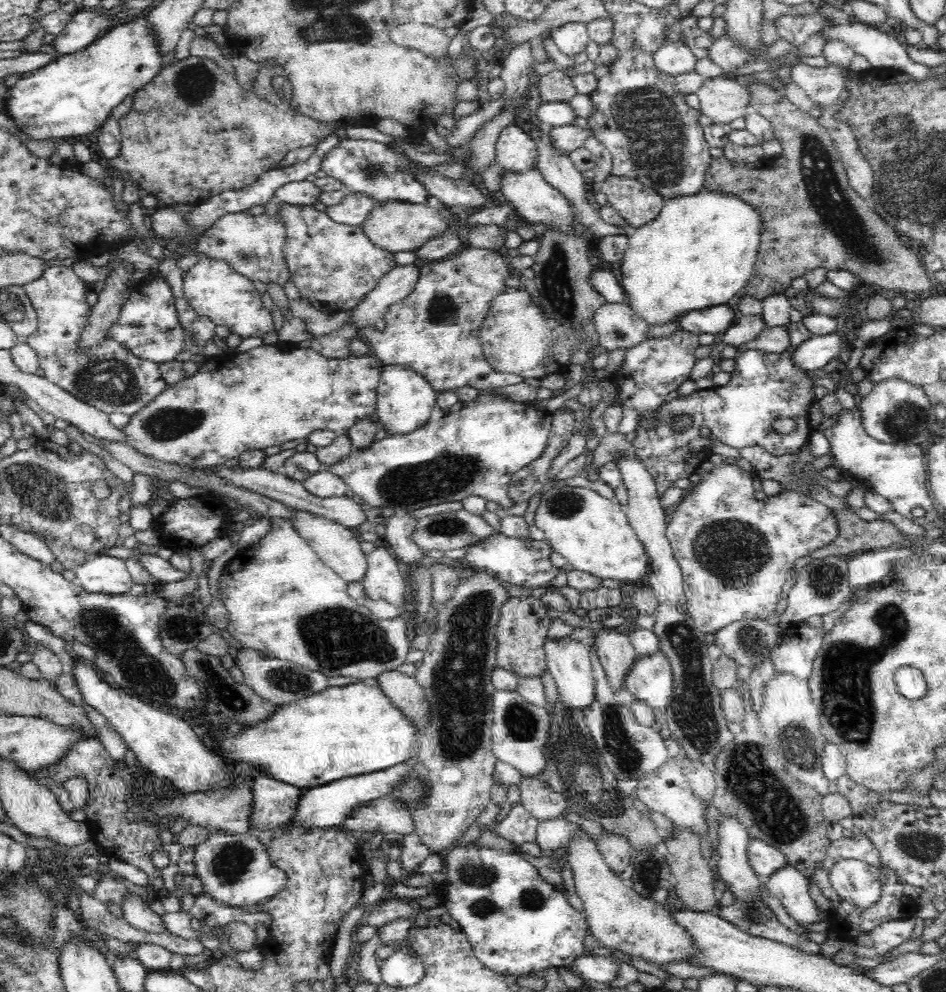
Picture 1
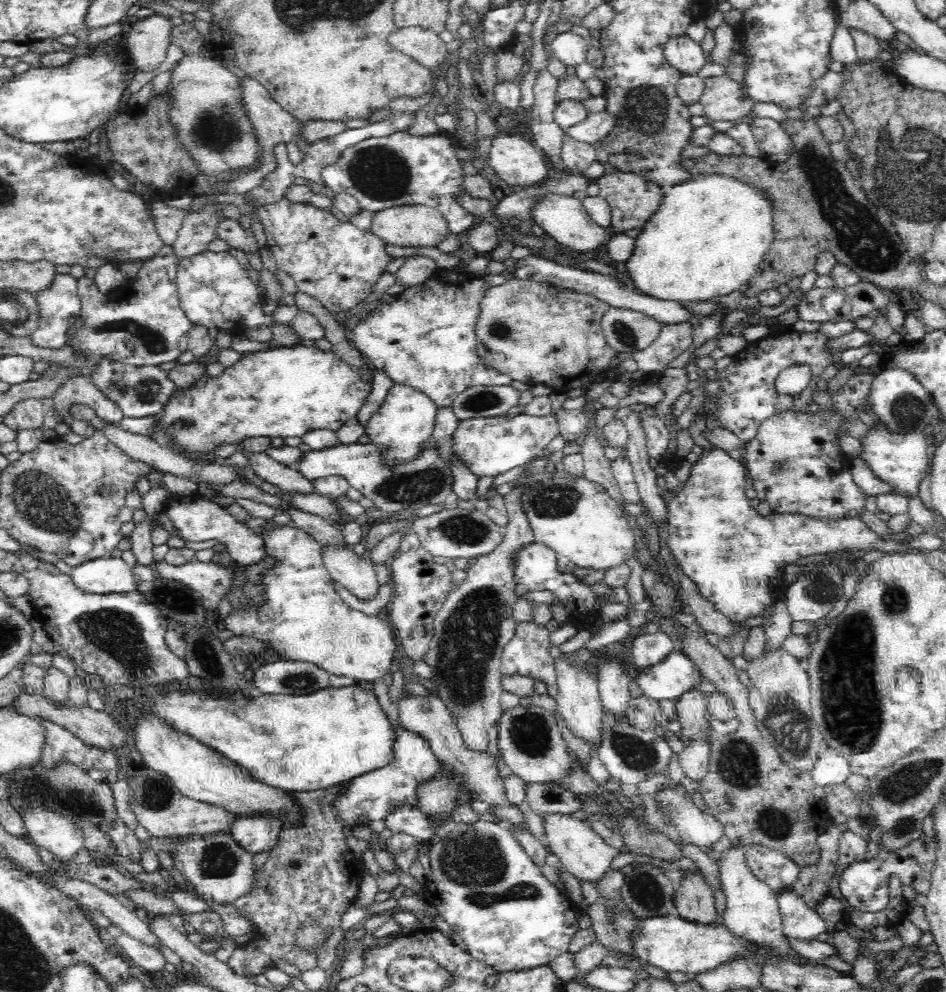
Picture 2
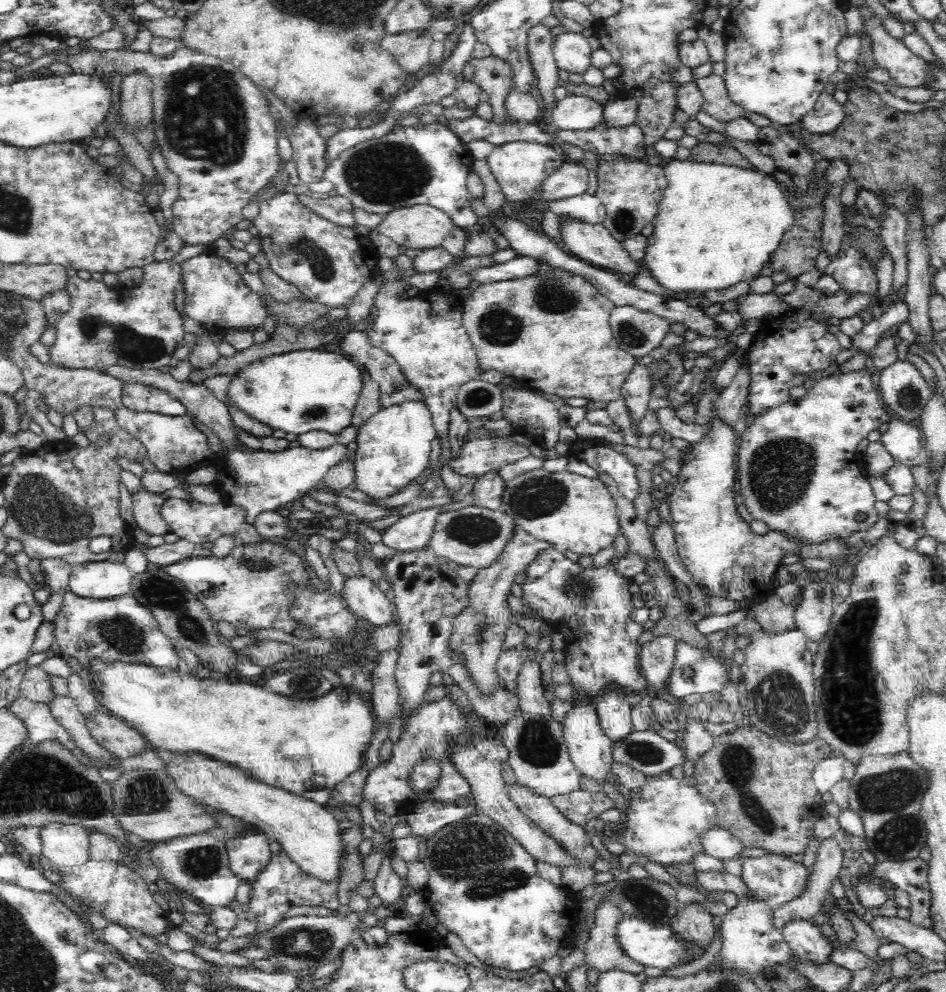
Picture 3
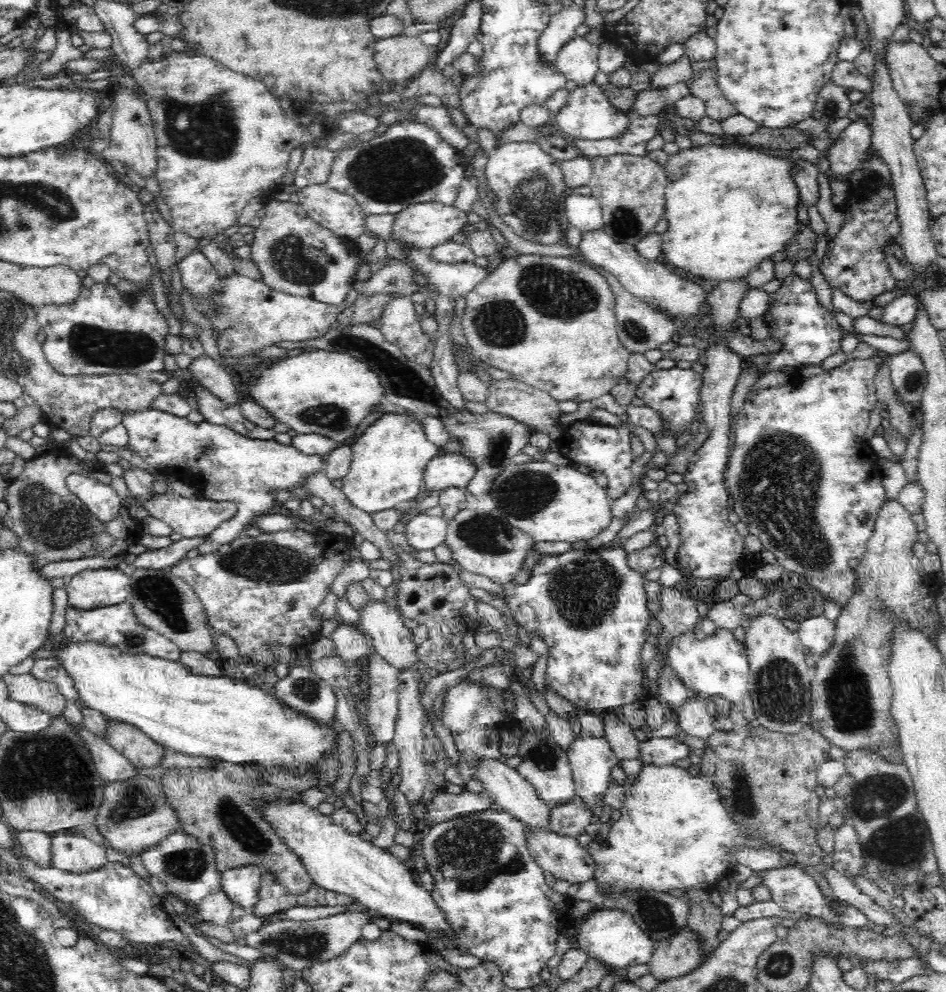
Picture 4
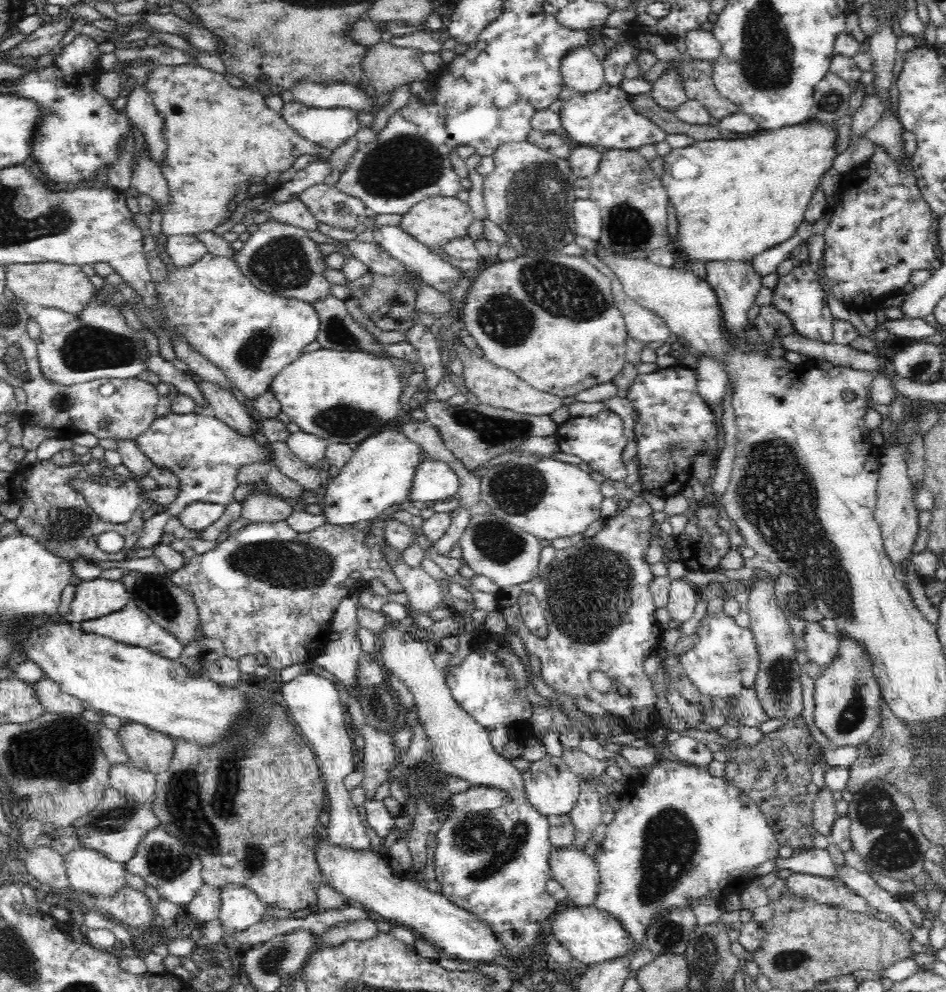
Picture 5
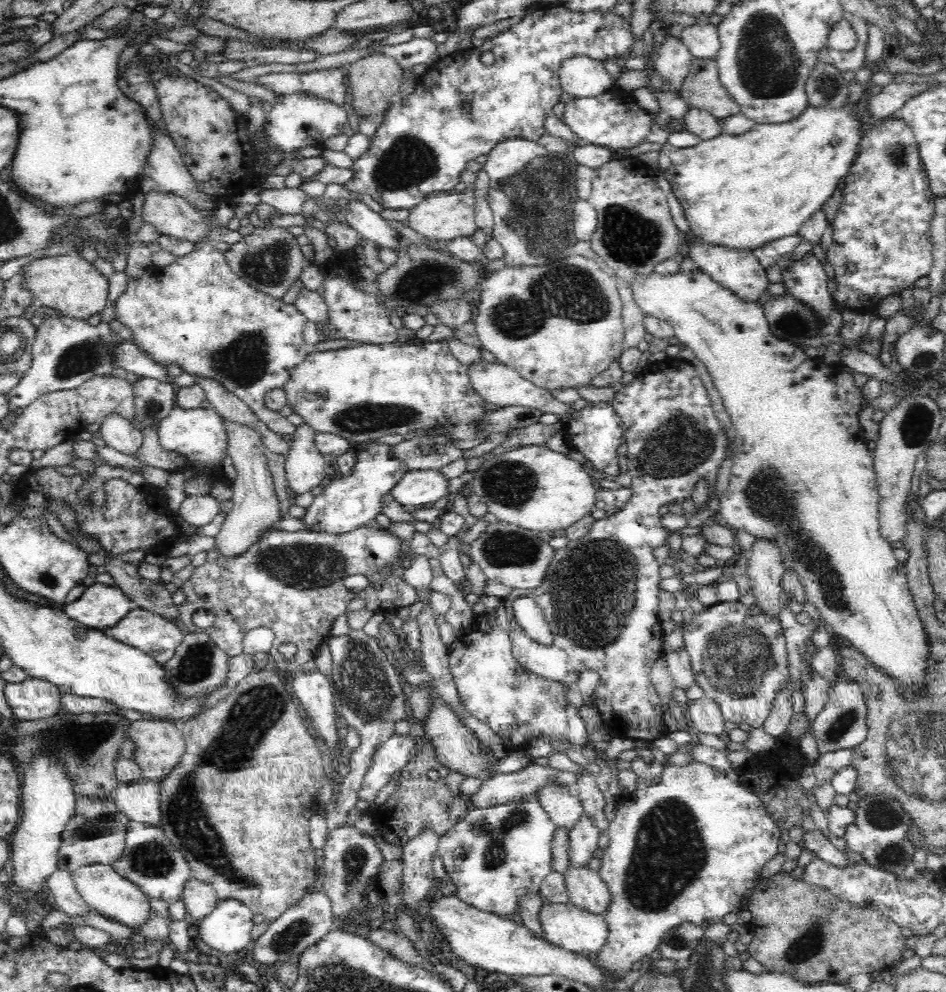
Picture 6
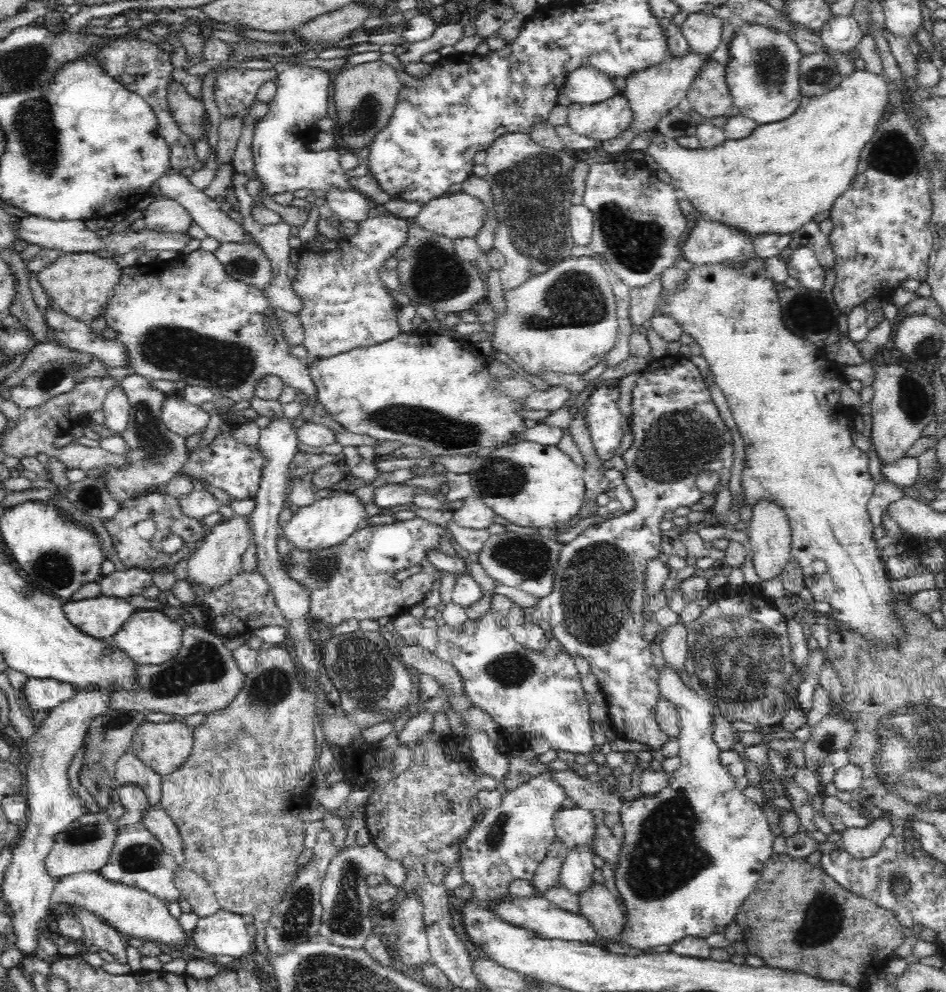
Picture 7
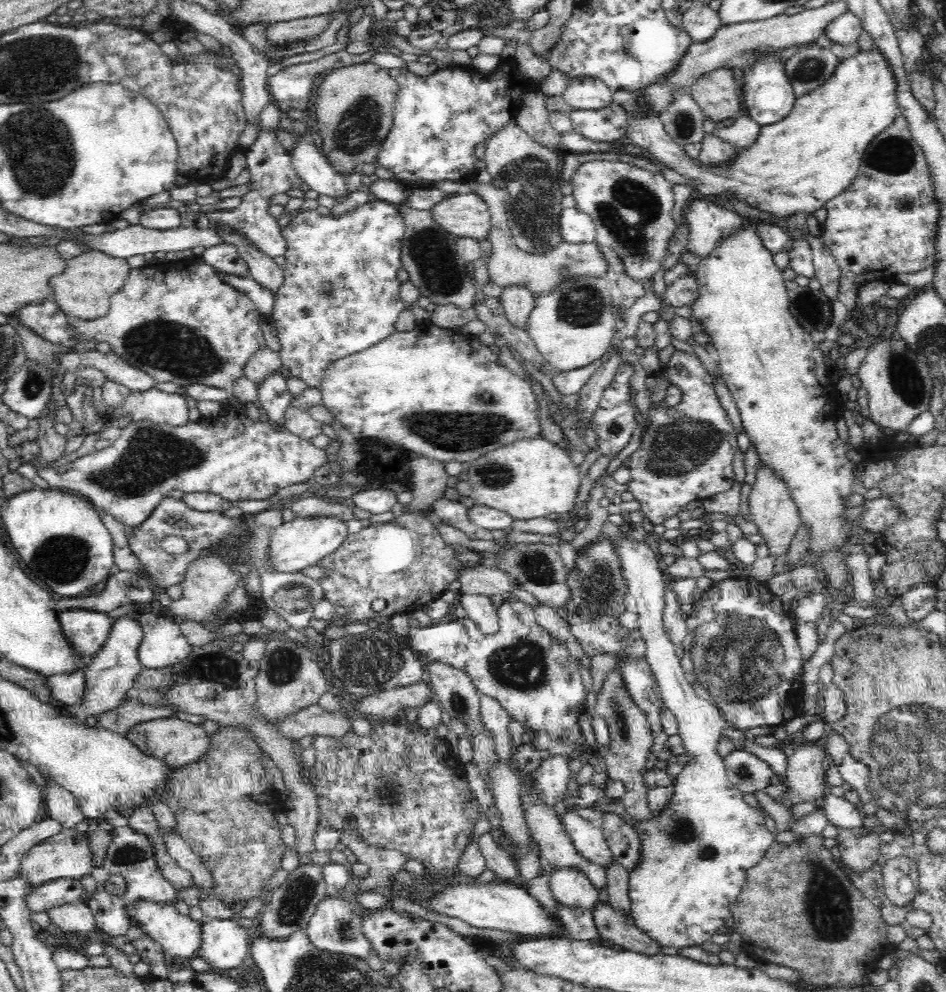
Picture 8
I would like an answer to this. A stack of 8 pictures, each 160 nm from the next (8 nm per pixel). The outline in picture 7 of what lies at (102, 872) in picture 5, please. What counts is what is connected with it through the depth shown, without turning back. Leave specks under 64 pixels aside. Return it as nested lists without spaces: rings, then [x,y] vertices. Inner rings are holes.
[[[98,871],[82,872],[56,880],[50,902],[57,911],[66,904],[86,909],[130,937],[176,946],[186,943],[186,934],[178,924],[178,919],[170,915],[168,903],[146,891],[107,881]]]

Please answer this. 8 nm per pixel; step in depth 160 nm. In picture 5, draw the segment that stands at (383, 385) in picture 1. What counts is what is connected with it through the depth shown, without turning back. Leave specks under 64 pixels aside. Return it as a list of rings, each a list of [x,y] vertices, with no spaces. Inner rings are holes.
[[[384,428],[372,437],[365,438],[354,449],[350,460],[339,470],[336,477],[326,479],[325,492],[323,495],[322,514],[329,521],[327,525],[352,527],[357,522],[374,520],[378,518],[386,508],[399,505],[404,500],[410,499],[410,486],[414,480],[414,472],[422,462],[422,447],[412,442],[404,431],[395,428]]]

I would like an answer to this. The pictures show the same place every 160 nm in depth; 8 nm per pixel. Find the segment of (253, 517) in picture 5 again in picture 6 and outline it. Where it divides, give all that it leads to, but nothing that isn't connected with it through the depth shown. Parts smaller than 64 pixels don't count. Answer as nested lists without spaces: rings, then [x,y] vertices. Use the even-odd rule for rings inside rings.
[[[230,421],[225,422],[225,430],[227,455],[232,457],[237,474],[234,482],[231,482],[233,507],[226,515],[220,533],[214,537],[216,538],[214,547],[229,559],[241,555],[262,536],[262,532],[280,520],[280,500],[274,491],[274,482],[265,457],[267,448],[259,432]]]

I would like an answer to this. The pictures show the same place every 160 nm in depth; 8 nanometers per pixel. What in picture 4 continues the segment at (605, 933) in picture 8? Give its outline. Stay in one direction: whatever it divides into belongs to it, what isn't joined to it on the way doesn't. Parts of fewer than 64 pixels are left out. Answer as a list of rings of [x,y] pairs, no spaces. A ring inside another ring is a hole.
[[[533,828],[527,837],[534,861],[556,879],[579,885],[594,877],[596,862],[574,837]]]

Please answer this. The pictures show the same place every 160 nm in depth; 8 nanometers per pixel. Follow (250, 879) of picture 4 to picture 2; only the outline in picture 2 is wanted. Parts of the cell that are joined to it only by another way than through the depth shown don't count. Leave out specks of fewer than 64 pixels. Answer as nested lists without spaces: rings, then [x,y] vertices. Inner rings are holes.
[[[238,816],[228,833],[239,848],[246,849],[254,856],[256,852],[270,852],[282,832],[284,830],[277,818]]]

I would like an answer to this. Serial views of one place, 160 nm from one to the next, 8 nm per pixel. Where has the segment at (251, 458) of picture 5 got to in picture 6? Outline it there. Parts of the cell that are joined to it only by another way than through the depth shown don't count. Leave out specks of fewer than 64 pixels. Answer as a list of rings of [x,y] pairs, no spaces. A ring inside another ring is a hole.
[[[175,407],[161,420],[157,433],[164,450],[179,452],[187,458],[185,466],[203,464],[205,469],[194,478],[186,479],[184,492],[186,496],[210,496],[210,490],[218,484],[214,473],[222,468],[222,460],[227,456],[227,434],[225,424],[213,408]]]

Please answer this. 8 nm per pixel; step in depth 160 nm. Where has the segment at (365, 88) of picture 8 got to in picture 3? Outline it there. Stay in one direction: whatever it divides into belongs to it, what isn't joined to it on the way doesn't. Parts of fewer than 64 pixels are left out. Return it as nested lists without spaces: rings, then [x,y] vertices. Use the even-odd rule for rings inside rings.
[[[411,30],[393,35],[387,34],[382,39],[381,46],[394,58],[395,64],[409,74],[422,70],[429,64],[433,42],[430,31]]]

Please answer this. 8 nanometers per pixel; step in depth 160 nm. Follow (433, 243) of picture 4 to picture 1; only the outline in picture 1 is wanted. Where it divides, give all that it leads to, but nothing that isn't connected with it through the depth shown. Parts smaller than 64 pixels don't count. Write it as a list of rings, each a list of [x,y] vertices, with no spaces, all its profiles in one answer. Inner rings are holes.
[[[384,201],[375,206],[361,224],[370,242],[376,247],[397,252],[413,252],[421,248],[429,238],[442,234],[448,228],[450,217],[428,205],[412,205],[404,201]]]

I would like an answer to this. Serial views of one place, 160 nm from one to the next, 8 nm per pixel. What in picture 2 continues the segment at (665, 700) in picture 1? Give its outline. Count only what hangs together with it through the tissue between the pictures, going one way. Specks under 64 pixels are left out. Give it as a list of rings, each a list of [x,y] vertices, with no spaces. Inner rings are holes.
[[[672,651],[658,664],[638,670],[634,676],[642,694],[654,700],[676,700],[704,679],[689,655]]]

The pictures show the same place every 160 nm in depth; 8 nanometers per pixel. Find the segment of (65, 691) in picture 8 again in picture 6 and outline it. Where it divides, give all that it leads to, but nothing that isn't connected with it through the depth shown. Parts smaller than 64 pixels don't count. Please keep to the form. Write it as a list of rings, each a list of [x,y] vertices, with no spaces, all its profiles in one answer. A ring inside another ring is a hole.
[[[27,677],[22,682],[7,682],[4,685],[4,696],[12,718],[36,721],[58,715],[62,692],[51,682]]]

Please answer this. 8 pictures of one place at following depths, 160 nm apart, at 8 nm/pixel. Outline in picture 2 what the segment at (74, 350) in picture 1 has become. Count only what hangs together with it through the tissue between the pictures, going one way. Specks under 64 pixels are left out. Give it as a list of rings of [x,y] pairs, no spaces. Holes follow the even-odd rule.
[[[58,274],[53,285],[34,293],[40,309],[40,320],[30,342],[41,349],[58,349],[65,345],[66,330],[74,325],[82,302],[77,290],[77,279],[70,274]],[[102,359],[97,367],[90,371],[90,379],[99,384],[102,392],[114,400],[118,408],[122,410],[123,416],[128,418],[144,418],[150,415],[157,415],[162,412],[173,398],[175,385],[167,376],[167,373],[159,366],[134,366],[118,361]]]

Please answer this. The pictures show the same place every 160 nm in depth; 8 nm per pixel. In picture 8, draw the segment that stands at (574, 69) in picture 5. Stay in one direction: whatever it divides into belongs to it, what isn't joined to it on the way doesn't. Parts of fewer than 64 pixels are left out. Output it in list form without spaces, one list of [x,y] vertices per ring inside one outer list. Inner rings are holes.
[[[571,77],[562,97],[574,111],[597,111],[614,100],[610,87],[594,77]]]

